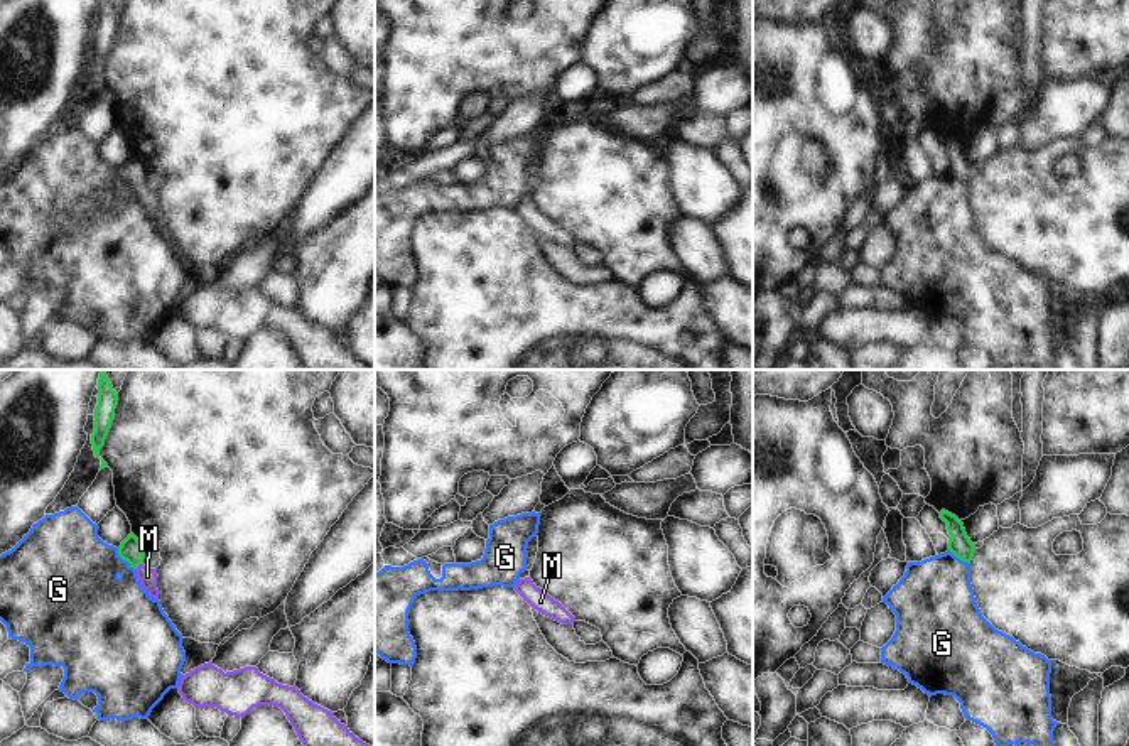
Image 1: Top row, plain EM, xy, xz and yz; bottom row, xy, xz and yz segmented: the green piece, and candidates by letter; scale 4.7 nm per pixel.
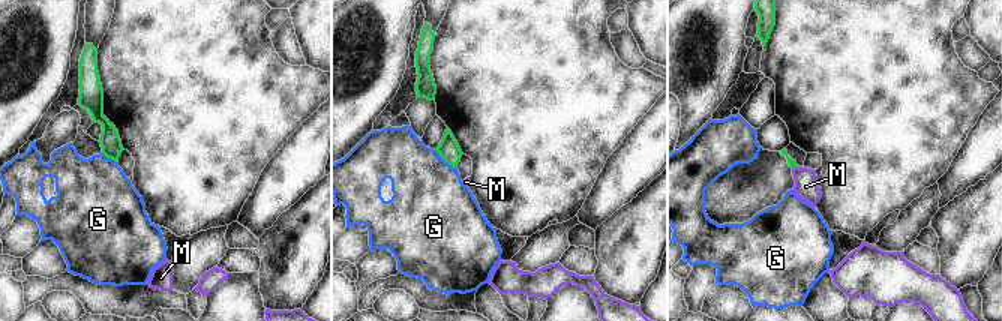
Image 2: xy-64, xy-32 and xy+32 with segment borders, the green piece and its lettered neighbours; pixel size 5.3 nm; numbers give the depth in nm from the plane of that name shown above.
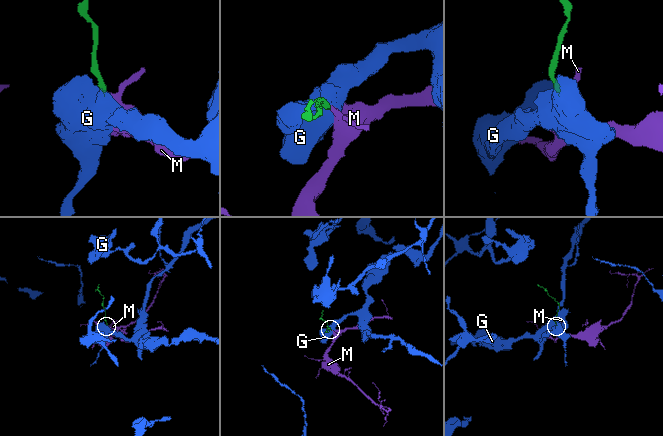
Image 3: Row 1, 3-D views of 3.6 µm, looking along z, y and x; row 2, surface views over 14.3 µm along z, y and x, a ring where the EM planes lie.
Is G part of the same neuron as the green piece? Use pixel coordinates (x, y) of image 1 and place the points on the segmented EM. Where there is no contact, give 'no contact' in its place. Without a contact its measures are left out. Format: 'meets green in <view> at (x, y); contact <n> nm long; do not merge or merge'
meets green in xy at (124, 559); contact 130 nm long; do not merge

